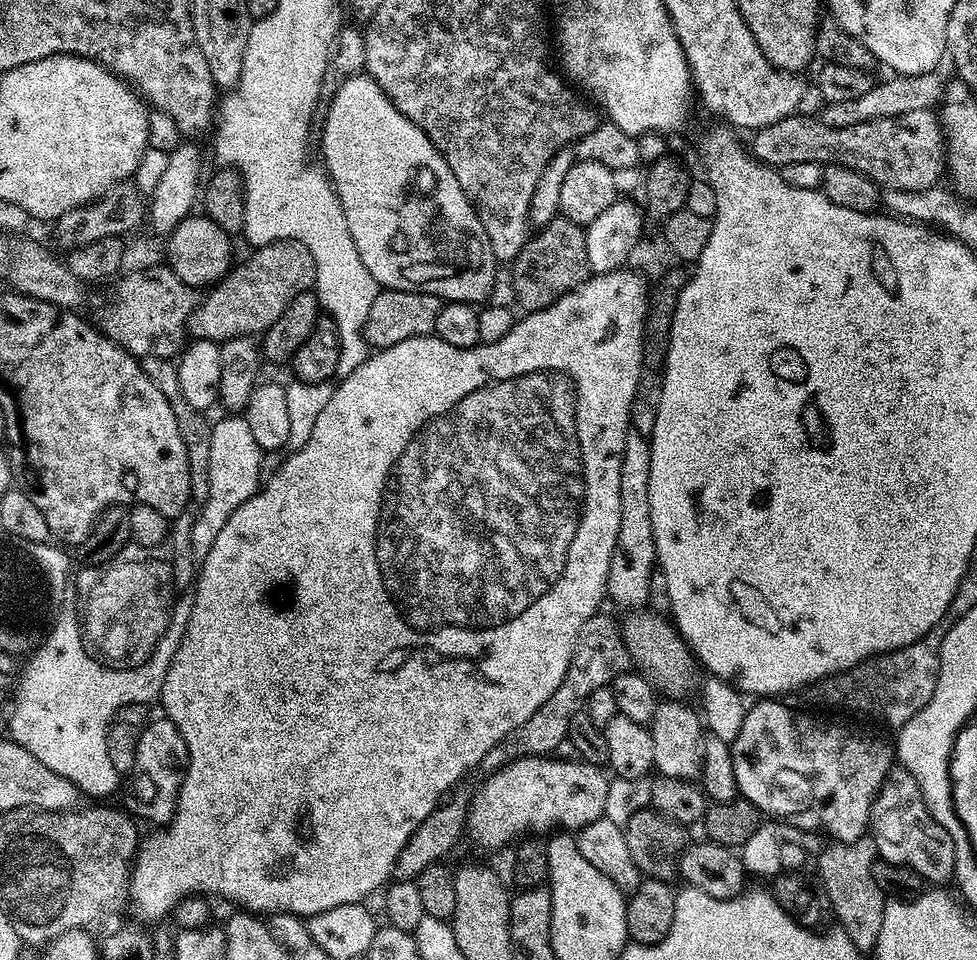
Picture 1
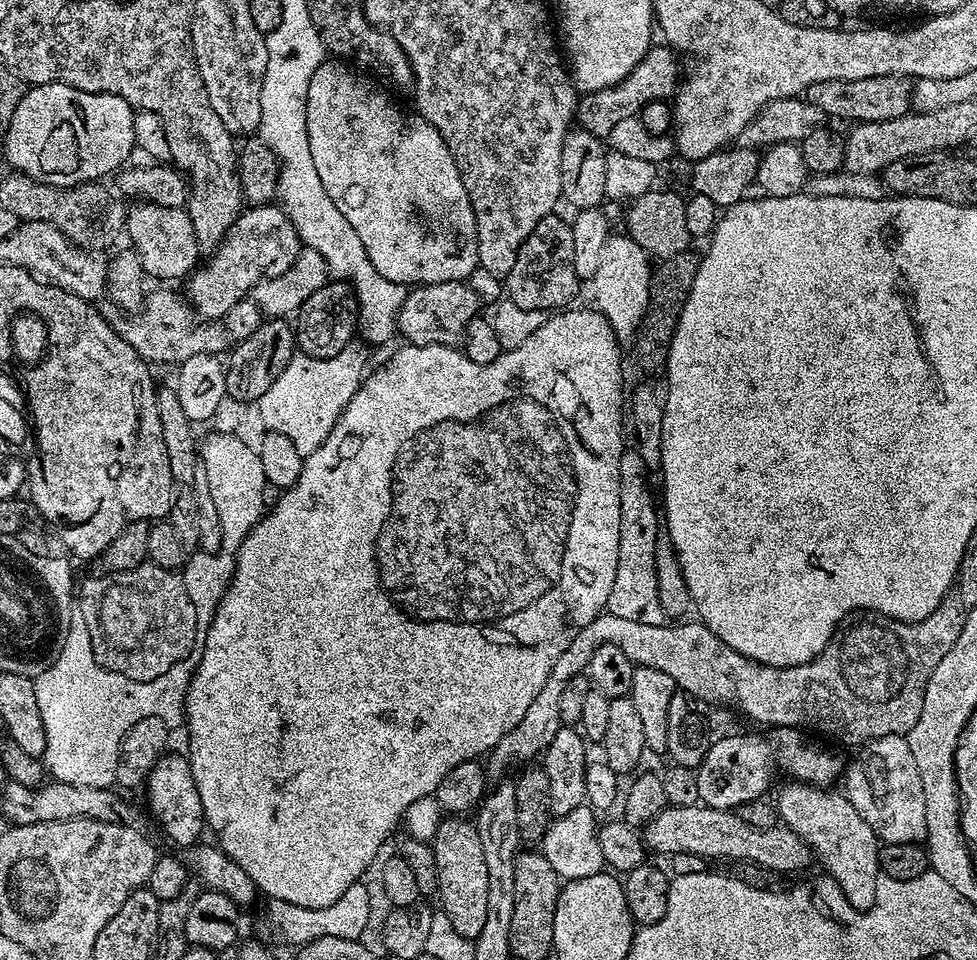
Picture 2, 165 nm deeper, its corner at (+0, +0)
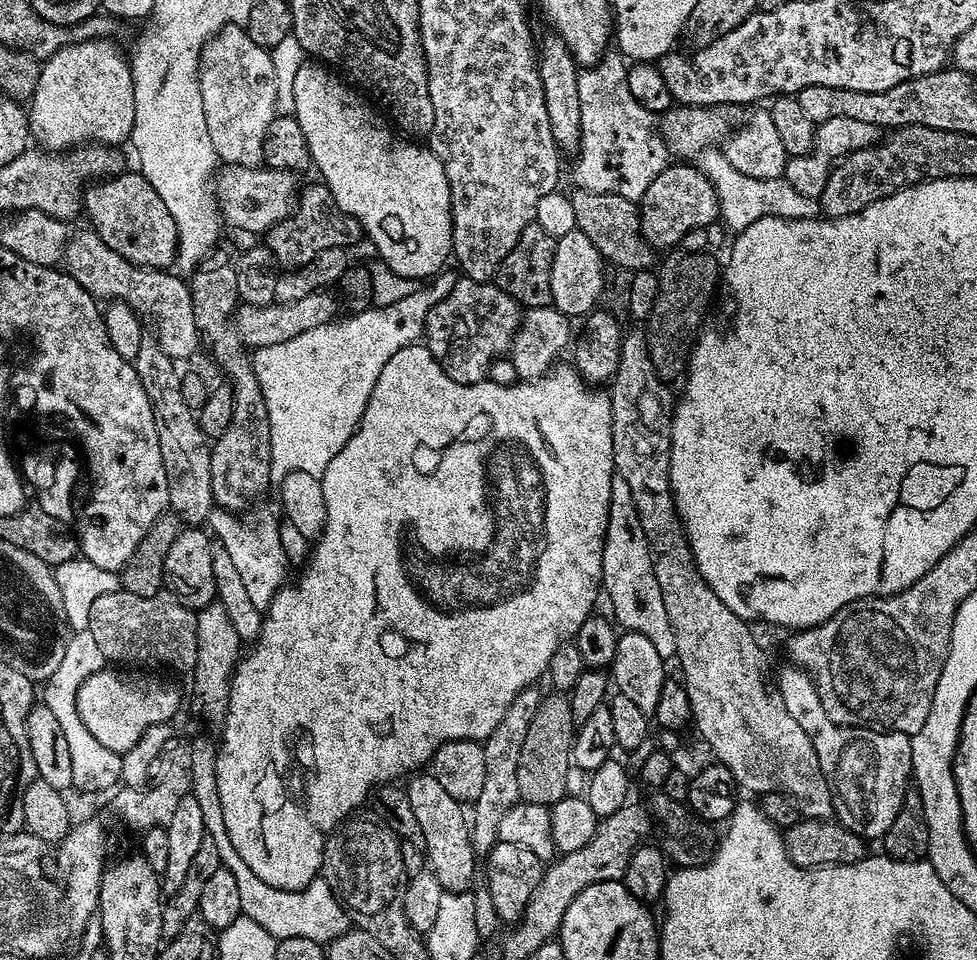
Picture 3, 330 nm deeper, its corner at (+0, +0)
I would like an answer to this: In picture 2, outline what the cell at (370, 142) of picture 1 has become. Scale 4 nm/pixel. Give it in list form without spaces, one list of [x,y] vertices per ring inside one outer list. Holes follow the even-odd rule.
[[[325,58],[314,70],[306,98],[306,122],[318,178],[322,178],[330,198],[358,234],[370,262],[383,278],[407,286],[467,281],[468,275],[477,271],[480,259],[474,210],[456,159],[429,120],[396,108],[375,82],[371,75],[336,58]]]

